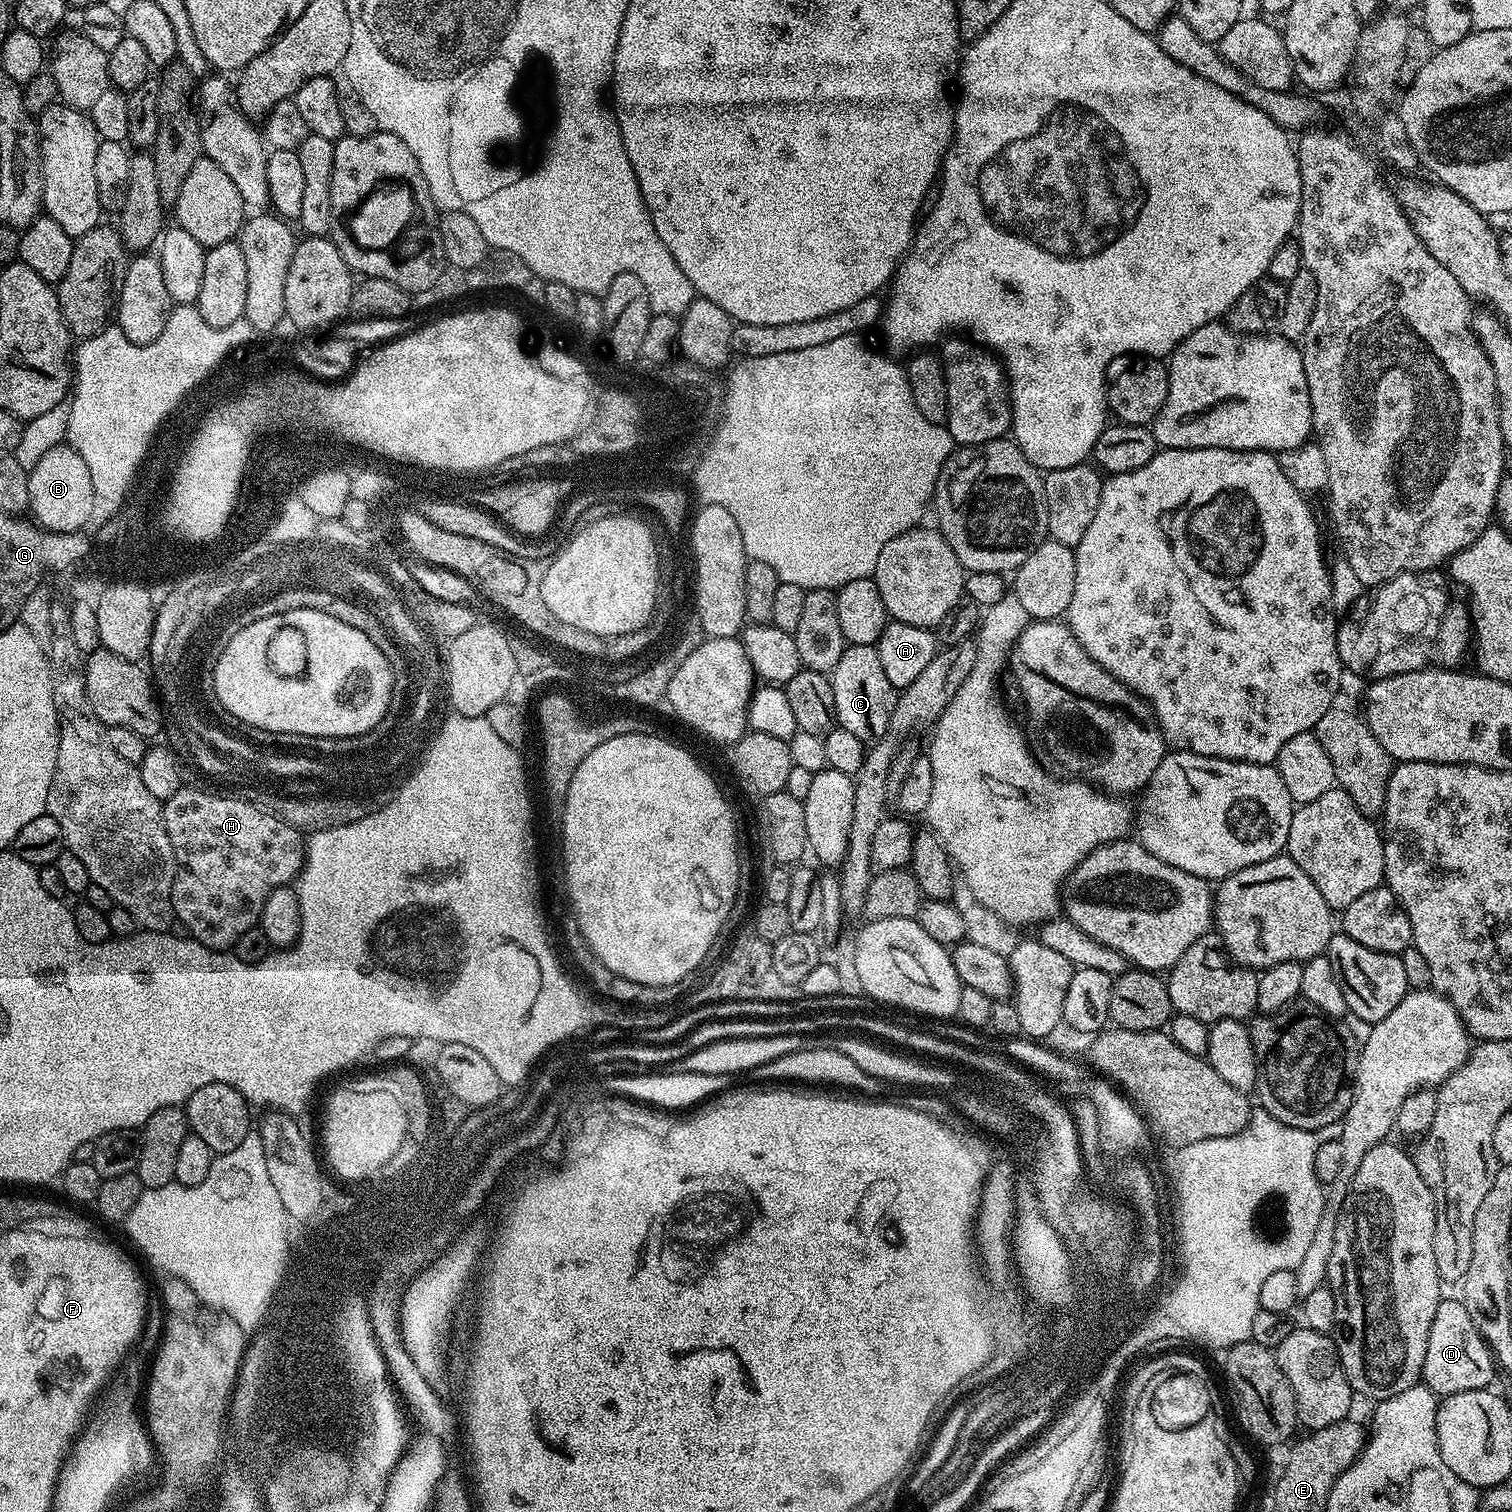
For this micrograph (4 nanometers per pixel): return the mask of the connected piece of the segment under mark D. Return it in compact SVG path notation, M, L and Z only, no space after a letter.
M1441 1299L1438 1310L1434 1310L1434 1322L1430 1322L1430 1338L1426 1342L1426 1362L1422 1373L1423 1387L1443 1398L1462 1394L1466 1390L1487 1389L1498 1365L1488 1347L1480 1328L1470 1318L1463 1299Z

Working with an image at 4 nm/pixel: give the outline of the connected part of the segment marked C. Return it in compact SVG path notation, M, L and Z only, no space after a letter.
M848 644L842 658L838 658L838 666L832 668L830 679L834 692L835 723L839 727L850 730L850 734L854 734L854 738L858 738L860 743L865 746L871 746L882 739L890 726L890 714L896 705L898 690L892 685L890 678L886 678L886 673L882 671L882 658L878 658L876 645Z

